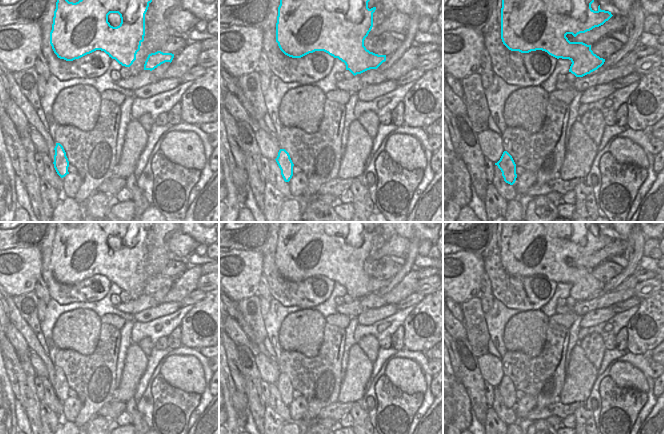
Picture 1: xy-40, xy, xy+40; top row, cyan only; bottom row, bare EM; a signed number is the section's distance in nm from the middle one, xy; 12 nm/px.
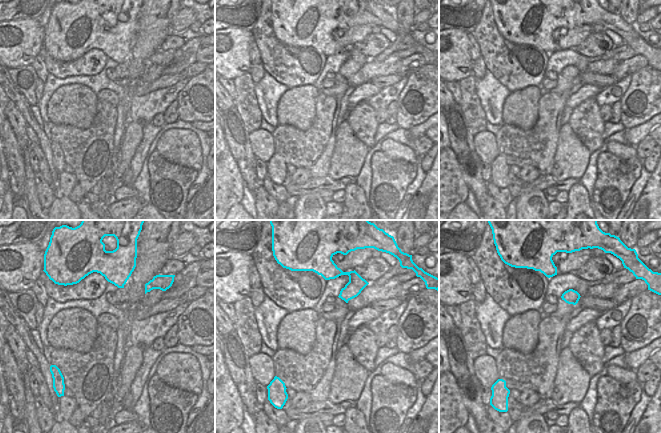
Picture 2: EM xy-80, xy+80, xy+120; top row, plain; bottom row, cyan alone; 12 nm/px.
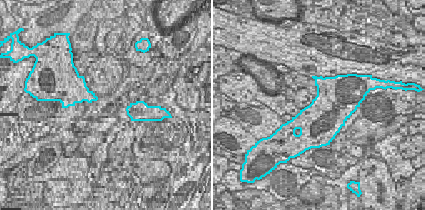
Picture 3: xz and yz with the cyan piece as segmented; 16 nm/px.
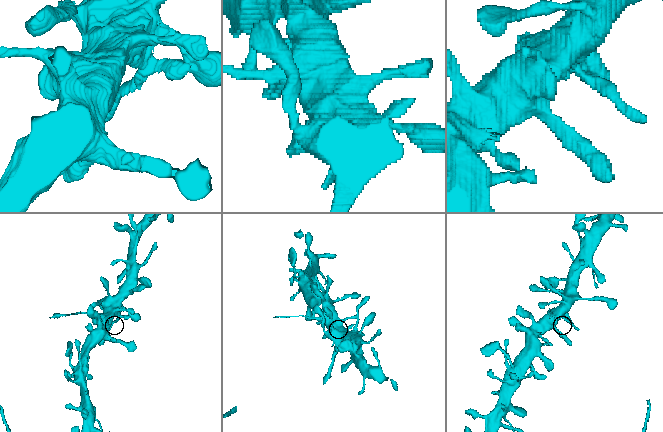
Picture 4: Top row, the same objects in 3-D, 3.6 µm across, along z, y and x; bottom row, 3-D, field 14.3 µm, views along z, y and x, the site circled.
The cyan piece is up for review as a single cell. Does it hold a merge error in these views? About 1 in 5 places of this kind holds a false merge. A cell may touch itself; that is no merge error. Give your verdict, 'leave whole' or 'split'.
leave whole

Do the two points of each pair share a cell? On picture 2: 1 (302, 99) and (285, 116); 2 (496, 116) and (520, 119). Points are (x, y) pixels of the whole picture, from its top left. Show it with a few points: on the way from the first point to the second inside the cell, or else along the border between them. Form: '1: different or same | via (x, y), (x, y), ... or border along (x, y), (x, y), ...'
1: same | via (298, 103), (289, 112)
2: different | border along (509, 95), (504, 101), (501, 122)

